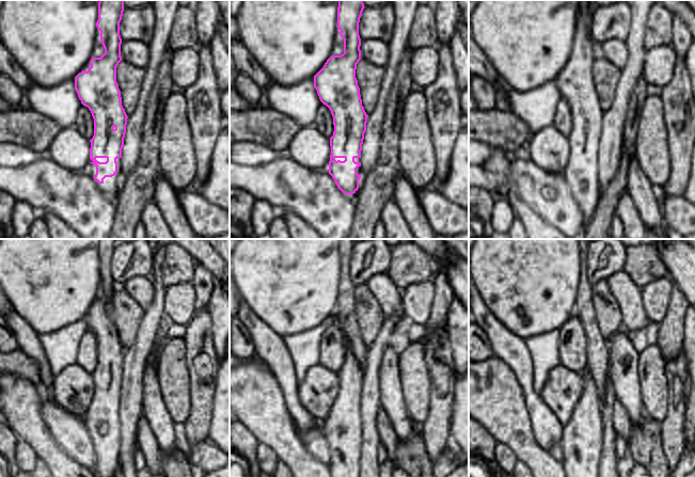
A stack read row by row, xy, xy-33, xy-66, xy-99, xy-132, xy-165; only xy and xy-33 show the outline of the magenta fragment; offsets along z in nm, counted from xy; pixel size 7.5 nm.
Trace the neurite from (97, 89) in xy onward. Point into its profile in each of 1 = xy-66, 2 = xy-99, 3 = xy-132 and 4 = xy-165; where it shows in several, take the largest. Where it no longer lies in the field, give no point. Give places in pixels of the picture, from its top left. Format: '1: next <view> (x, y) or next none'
1: next xy-66 (577, 84)
2: next xy-99 (101, 419)
3: next xy-132 (345, 436)
4: next xy-165 (583, 443)

